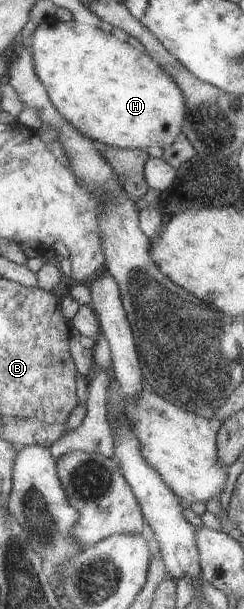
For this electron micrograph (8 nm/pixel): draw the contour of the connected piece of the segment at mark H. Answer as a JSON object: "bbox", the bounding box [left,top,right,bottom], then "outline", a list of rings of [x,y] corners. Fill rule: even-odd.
{"bbox":[29,19,184,149],"outline":[[[70,19],[43,20],[30,36],[29,48],[34,72],[44,86],[52,106],[80,134],[98,144],[119,149],[146,149],[152,144],[170,146],[178,138],[184,122],[184,96],[170,76],[148,56],[111,33]]]}

